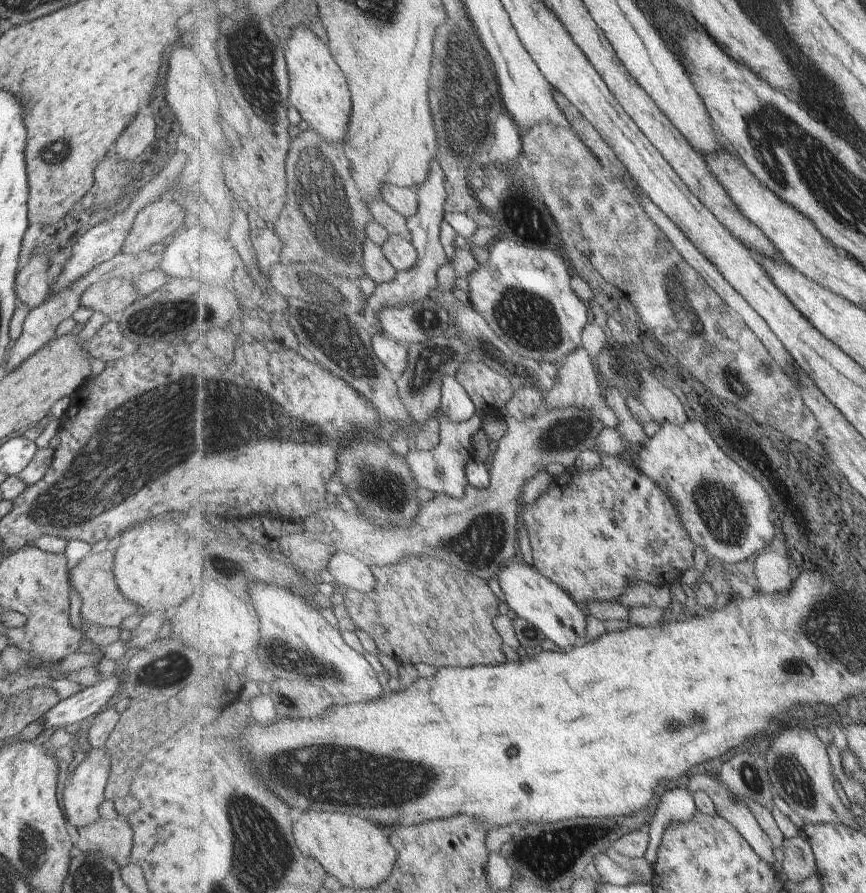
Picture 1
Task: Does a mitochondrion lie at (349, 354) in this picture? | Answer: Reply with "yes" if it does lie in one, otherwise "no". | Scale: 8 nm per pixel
yes

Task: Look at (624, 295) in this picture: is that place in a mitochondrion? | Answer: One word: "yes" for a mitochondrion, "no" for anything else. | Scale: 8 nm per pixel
no

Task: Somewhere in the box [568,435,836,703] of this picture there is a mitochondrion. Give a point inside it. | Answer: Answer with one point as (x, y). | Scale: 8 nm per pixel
(718, 509)

